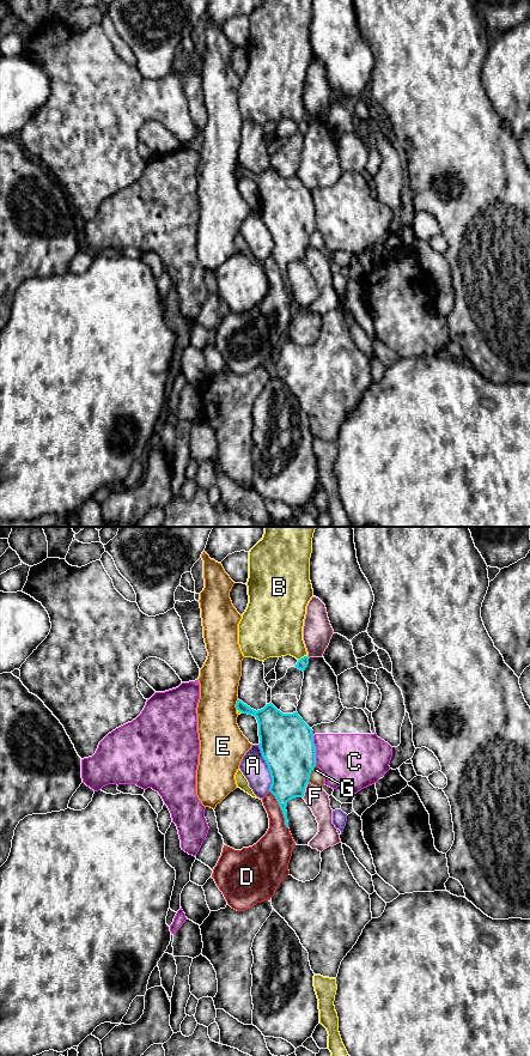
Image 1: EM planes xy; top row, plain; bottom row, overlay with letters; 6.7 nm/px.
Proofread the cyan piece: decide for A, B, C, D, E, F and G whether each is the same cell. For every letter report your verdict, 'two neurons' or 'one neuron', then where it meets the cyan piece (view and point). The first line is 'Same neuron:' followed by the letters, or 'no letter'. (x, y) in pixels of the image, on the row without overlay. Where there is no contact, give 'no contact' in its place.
Same neuron: no letter
A: two neurons; meets cyan in xy at (268, 232)
B: two neurons; meets cyan in xy at (302, 121)
C: two neurons; meets cyan in xy at (315, 211)
D: two neurons; meets cyan in xy at (281, 273)
E: two neurons; meets cyan in xy at (236, 168)
F: two neurons; meets cyan in xy at (304, 253)
G: two neurons; meets cyan in xy at (310, 236)

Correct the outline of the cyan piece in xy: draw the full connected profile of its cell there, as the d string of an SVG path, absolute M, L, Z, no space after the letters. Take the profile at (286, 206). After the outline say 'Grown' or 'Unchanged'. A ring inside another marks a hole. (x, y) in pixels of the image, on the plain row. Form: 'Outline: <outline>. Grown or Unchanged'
Outline: M238 163L236 171L257 183L258 208L272 241L269 255L275 260L288 291L287 266L304 260L316 230L312 193L297 175L282 177L272 166L256 175Z. Unchanged

